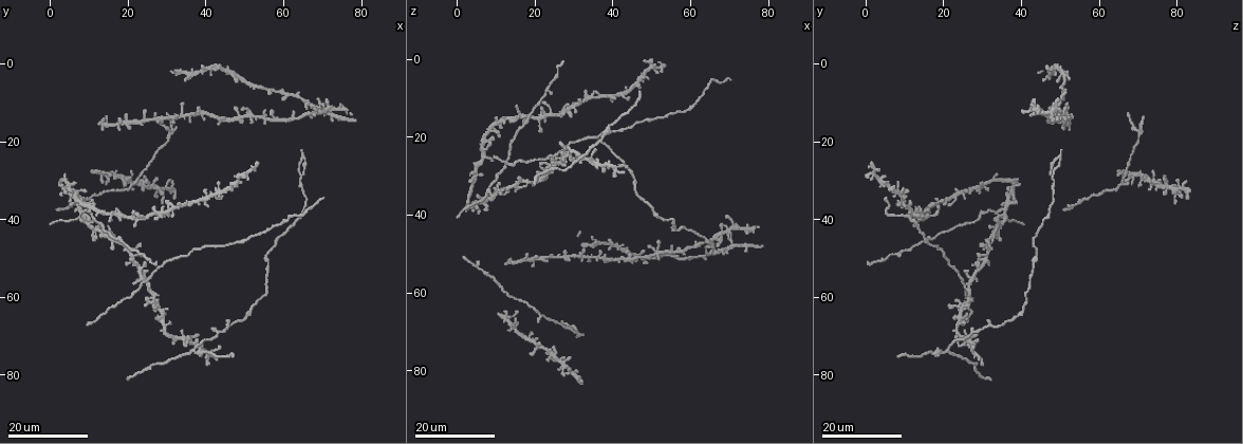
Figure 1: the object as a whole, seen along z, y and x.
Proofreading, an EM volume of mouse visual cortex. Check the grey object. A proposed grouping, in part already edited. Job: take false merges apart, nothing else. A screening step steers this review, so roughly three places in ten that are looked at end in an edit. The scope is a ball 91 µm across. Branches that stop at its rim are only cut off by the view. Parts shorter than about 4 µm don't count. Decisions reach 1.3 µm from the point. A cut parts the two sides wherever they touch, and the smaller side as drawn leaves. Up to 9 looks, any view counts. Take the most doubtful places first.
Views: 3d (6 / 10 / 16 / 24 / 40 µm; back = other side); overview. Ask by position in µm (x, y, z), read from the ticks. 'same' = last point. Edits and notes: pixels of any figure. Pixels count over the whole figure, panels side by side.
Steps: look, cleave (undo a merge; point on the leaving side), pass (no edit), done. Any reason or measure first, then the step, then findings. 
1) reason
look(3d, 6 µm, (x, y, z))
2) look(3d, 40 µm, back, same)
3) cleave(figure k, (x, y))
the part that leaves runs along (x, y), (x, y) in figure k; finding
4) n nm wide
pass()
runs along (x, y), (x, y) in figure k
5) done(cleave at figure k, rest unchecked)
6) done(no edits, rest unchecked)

three arms meet
look(3d, 24 µm, (64.5, 24.0, 49.5))

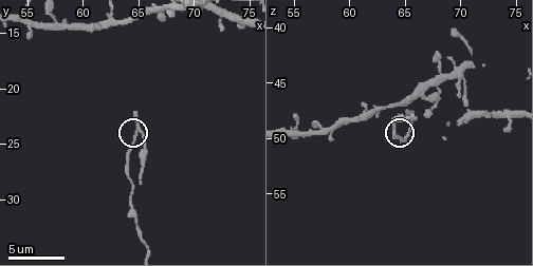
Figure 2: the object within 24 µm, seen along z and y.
look(3d, 10 µm, (65.4, 24.0, 49.8))

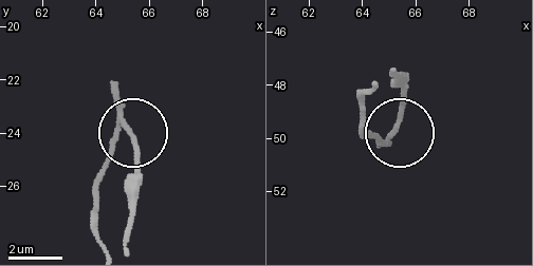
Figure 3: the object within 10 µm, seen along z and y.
side arm 6 µm
cleave(figure 3, (134, 139))
the part that leaves runs along (123, 119), (136, 158), (125, 247) in figure 3; a second neuron is stuck on

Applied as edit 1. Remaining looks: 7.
three-way junction
look(3d, 24 µm, (24.5, 56.0, 24.5))

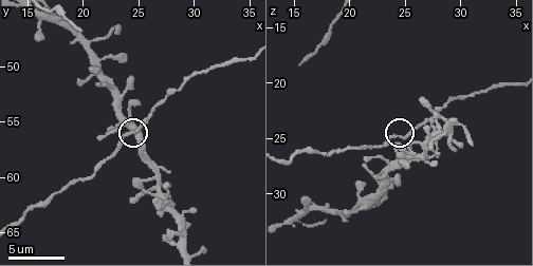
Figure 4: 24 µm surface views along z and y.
look(3d, 6 µm, (24.8, 55.8, 25.0))

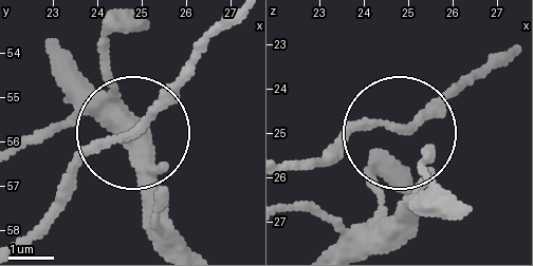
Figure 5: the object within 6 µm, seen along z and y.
look(3d, 6 µm, back, (24.90, 55.70, 24.85))

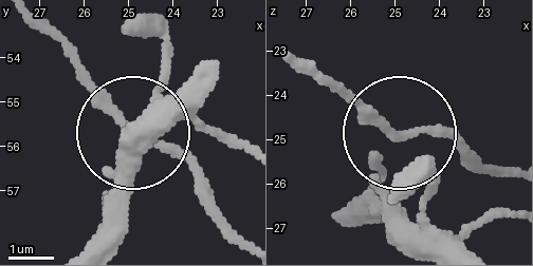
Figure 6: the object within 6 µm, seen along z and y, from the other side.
150 nm wide
pass()
continuous, no second neuron

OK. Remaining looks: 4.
three-way junction
look(3d, 16 µm, (22.0, 30.5, 65.5))

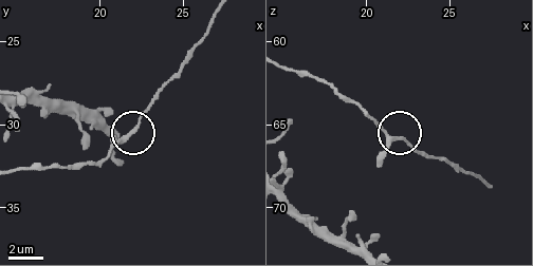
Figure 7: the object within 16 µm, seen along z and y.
look(3d, 6 µm, (21.7, 30.6, 65.9))

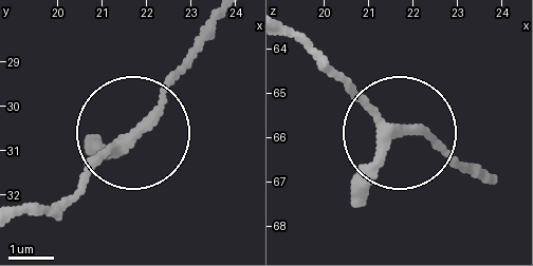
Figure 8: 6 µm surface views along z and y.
pass()
one neuron here

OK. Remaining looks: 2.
three arms meet
look(3d, 16 µm, (7.5, 38.5, 34.0))

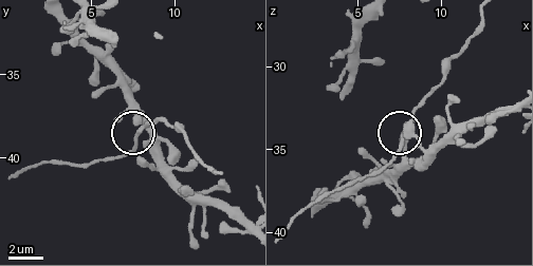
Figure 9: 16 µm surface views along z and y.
zoom in
look(3d, 10 µm, same)

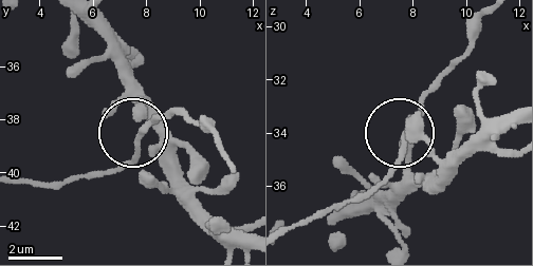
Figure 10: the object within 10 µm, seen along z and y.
3 arms
pass()
runs along (246, 247), (199, 202), (138, 106), (138, 133), (169, 115) in figure 10; one neuron here

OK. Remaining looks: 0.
done(cleave at figure 3, rest unchecked)

